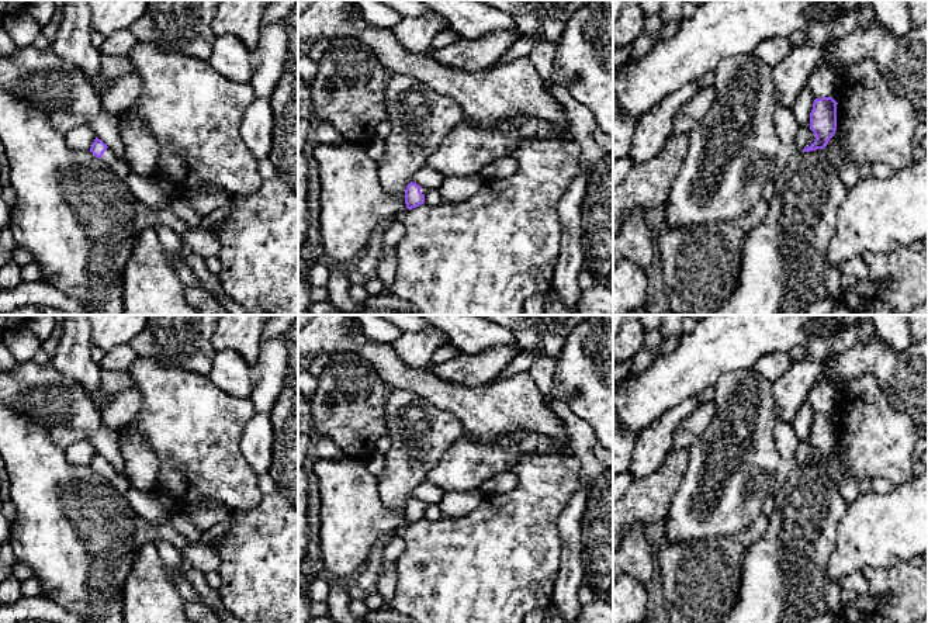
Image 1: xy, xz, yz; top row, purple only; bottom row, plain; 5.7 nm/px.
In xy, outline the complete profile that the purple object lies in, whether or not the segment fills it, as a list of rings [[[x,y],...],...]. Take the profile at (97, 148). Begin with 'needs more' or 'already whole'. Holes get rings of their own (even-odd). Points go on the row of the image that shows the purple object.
needs more | [[[97,136],[91,143],[90,152],[107,163],[141,203],[155,210],[162,210],[169,205],[157,181],[152,176],[135,173],[127,160],[118,159]]]

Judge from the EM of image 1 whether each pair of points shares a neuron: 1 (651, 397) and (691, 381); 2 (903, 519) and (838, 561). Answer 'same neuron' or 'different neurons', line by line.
1: same neuron
2: same neuron

